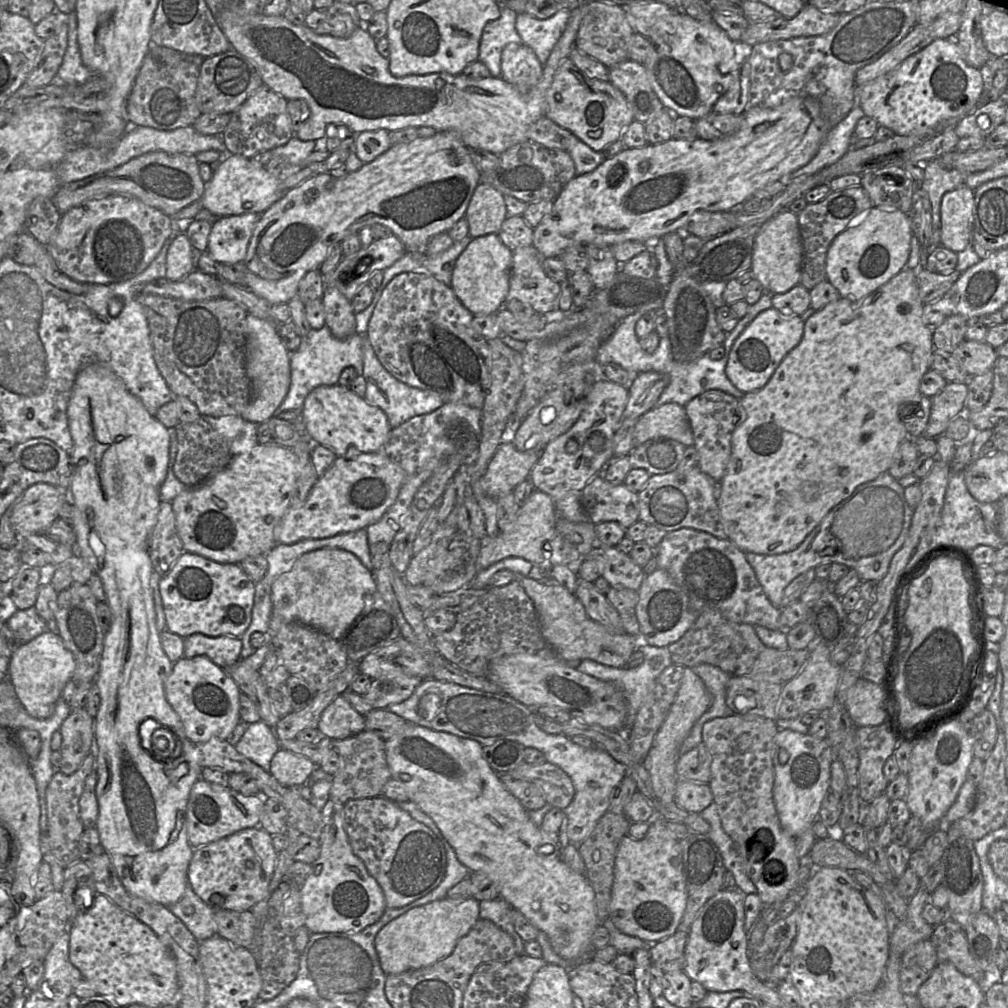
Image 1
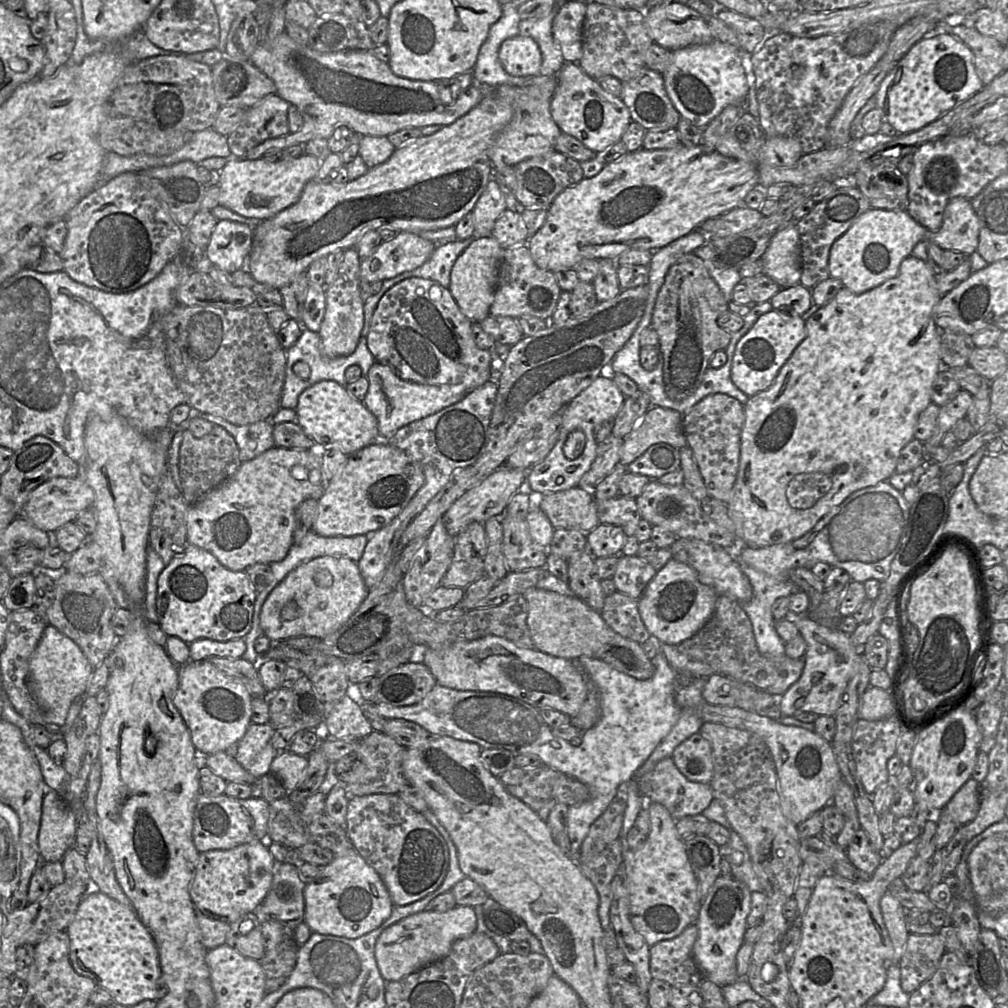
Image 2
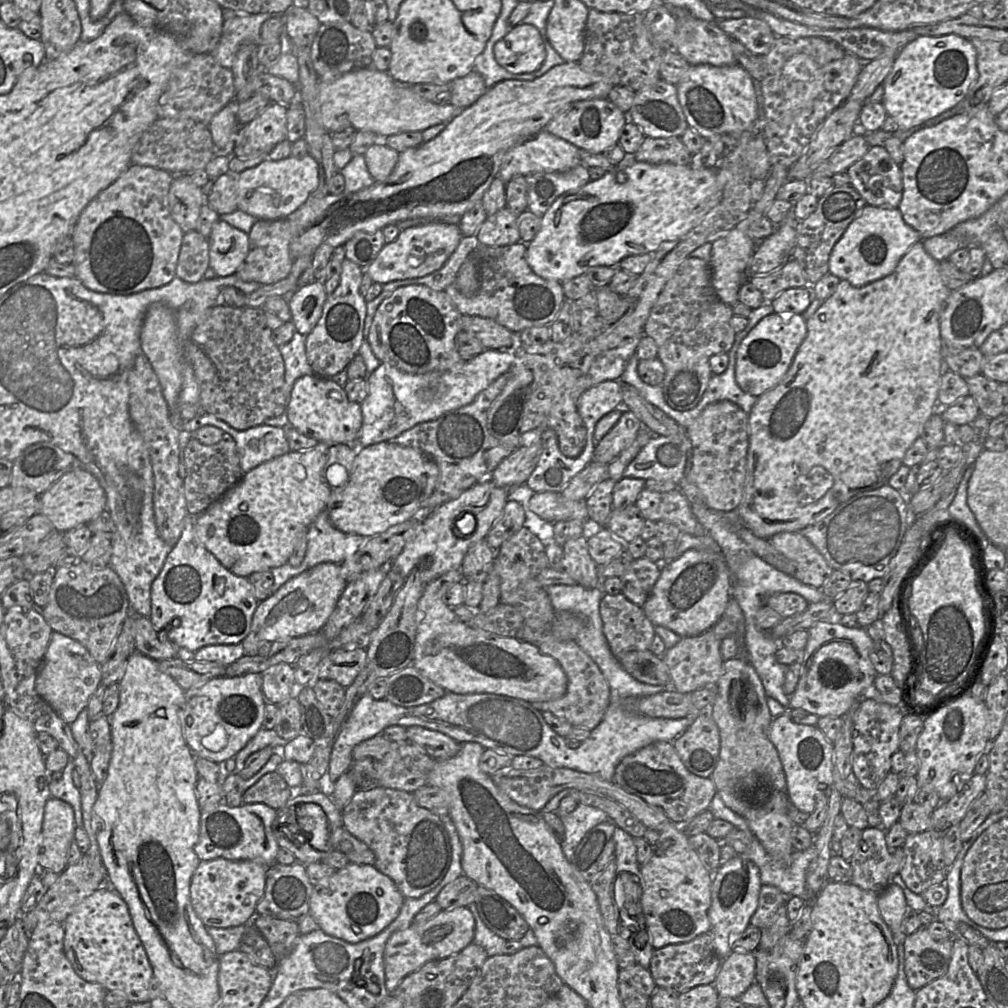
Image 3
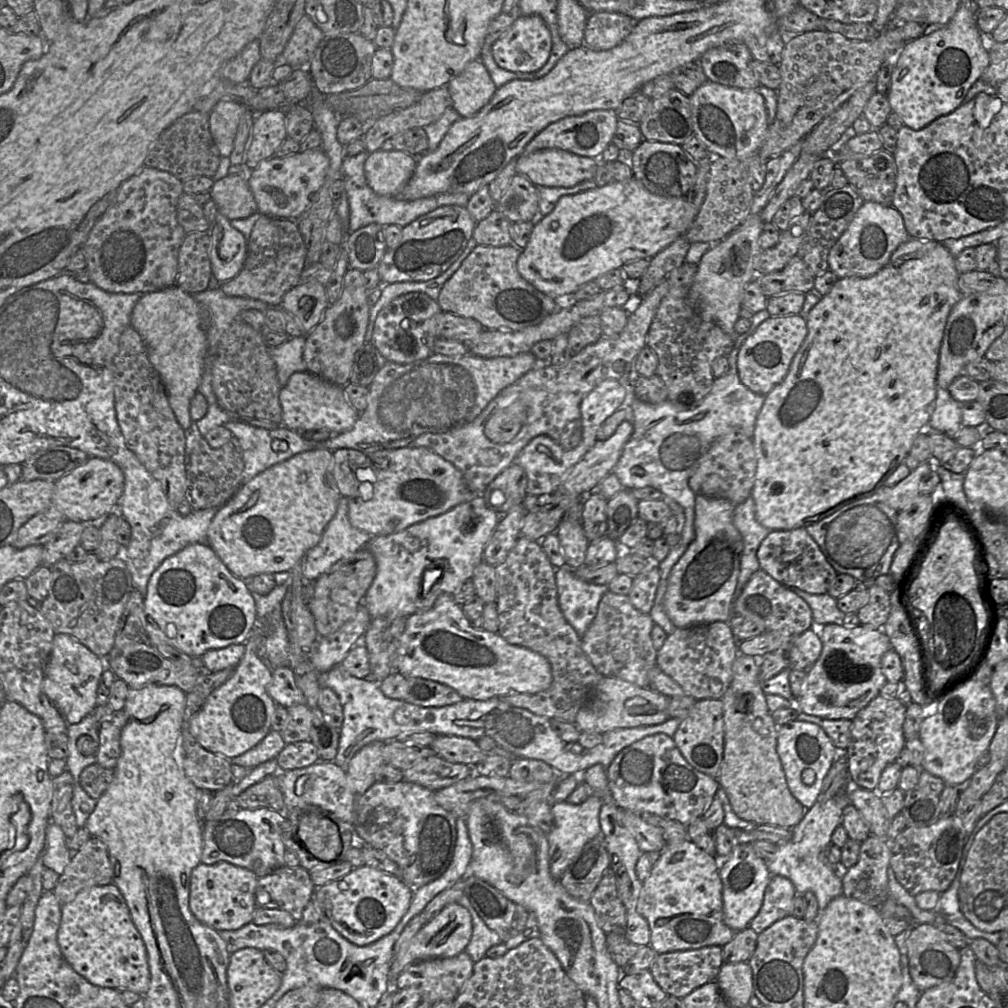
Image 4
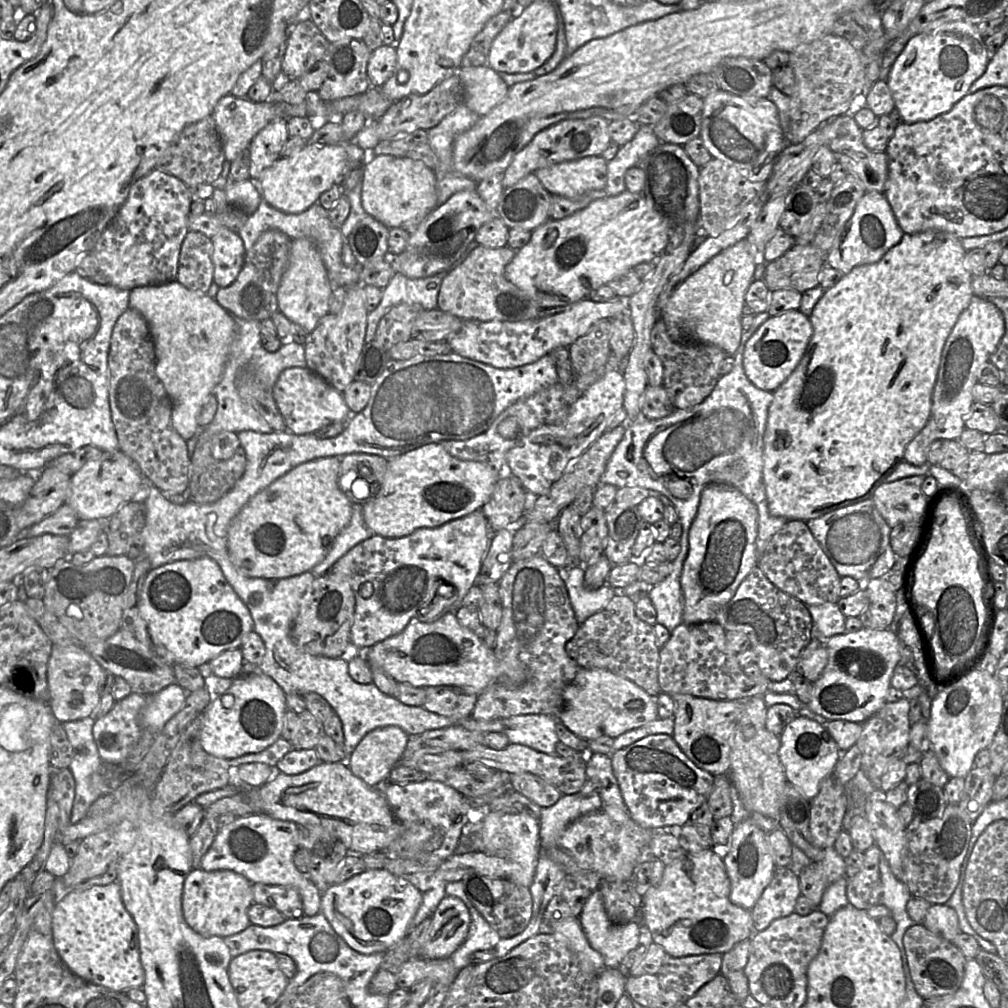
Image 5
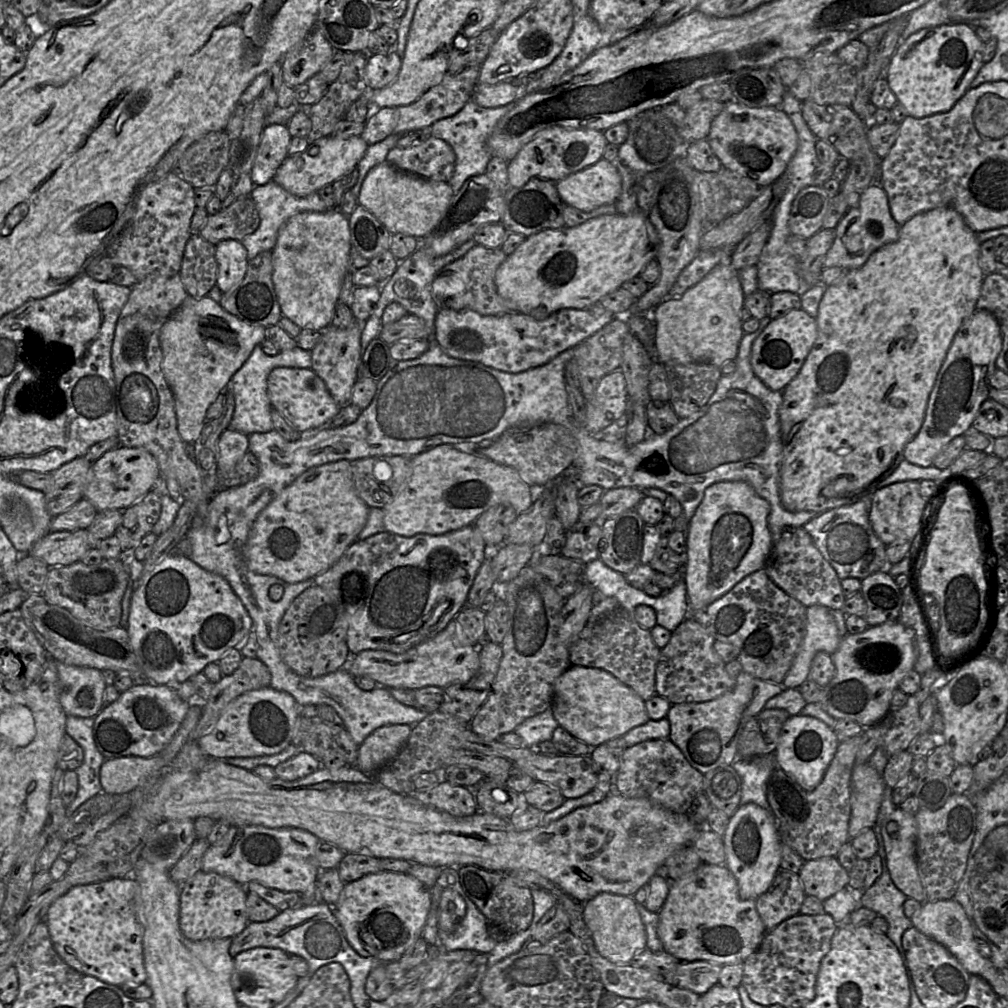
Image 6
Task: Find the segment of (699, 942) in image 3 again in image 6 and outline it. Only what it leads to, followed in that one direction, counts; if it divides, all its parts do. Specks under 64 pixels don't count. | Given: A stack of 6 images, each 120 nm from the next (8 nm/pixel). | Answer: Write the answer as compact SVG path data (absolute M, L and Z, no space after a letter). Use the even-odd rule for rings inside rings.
M680 961L675 969L664 975L664 979L673 986L702 995L719 983L721 970L722 965L710 961Z

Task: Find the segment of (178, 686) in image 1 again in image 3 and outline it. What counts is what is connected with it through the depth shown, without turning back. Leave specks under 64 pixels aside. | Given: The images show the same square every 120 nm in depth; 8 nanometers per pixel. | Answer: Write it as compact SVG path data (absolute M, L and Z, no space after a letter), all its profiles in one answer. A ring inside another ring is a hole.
M259 673L213 678L200 687L185 691L185 700L179 711L184 739L195 756L223 763L236 756L263 727L266 703Z

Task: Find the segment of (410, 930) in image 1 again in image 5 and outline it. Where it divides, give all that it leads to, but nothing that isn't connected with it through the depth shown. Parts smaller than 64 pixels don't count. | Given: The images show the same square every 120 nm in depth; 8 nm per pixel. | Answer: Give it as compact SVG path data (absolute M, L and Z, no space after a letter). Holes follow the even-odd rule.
M446 895L435 909L420 957L448 958L465 941L470 915L461 899Z

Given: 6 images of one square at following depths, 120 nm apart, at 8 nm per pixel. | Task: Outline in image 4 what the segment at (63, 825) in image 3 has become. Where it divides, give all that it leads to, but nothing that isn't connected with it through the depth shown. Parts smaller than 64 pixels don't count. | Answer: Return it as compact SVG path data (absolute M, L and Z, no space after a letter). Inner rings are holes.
M49 822L46 830L46 846L41 855L44 866L62 875L71 857L72 852L66 847L62 829Z

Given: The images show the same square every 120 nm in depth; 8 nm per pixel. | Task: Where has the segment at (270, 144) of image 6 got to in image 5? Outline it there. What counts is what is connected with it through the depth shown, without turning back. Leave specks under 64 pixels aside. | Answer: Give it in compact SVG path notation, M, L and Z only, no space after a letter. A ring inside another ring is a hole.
M275 119L257 133L249 145L250 178L258 179L266 168L281 157L289 137L285 119Z

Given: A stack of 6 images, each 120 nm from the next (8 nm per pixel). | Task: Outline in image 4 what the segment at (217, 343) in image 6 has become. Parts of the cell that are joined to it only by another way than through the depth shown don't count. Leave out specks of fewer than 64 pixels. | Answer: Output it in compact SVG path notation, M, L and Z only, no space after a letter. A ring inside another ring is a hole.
M173 285L142 294L132 310L130 321L145 343L148 358L160 376L177 422L184 431L187 430L192 424L190 402L198 392L207 352L203 308L192 294Z

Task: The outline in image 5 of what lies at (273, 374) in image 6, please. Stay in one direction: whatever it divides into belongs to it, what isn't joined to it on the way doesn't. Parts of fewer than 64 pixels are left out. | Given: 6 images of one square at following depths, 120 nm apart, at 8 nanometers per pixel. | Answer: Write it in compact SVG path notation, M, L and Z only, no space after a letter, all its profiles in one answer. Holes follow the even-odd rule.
M291 367L283 370L272 393L287 430L297 435L312 434L324 426L347 422L352 415L344 394L307 367Z

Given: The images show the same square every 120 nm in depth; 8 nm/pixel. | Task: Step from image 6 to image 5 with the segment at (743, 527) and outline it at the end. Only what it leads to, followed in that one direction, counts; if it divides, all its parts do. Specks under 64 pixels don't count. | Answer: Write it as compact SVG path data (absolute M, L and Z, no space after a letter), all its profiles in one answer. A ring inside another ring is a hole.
M711 483L704 487L689 530L688 554L680 578L684 597L683 623L715 621L719 610L758 564L757 534L758 511L753 502L728 484Z

